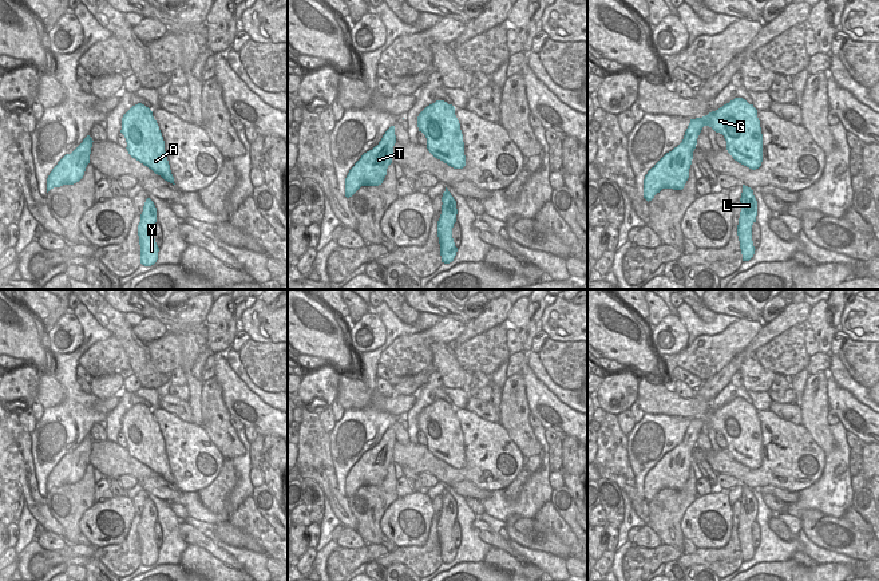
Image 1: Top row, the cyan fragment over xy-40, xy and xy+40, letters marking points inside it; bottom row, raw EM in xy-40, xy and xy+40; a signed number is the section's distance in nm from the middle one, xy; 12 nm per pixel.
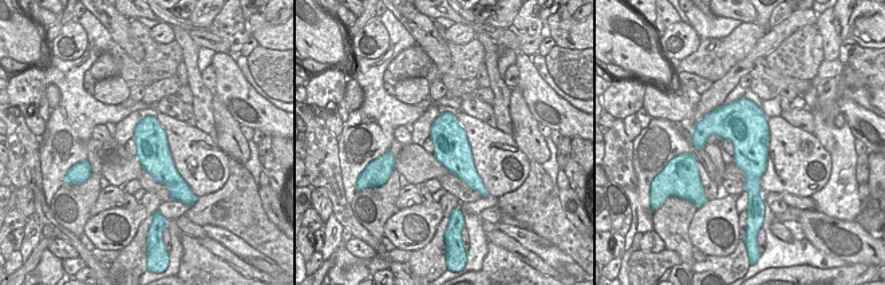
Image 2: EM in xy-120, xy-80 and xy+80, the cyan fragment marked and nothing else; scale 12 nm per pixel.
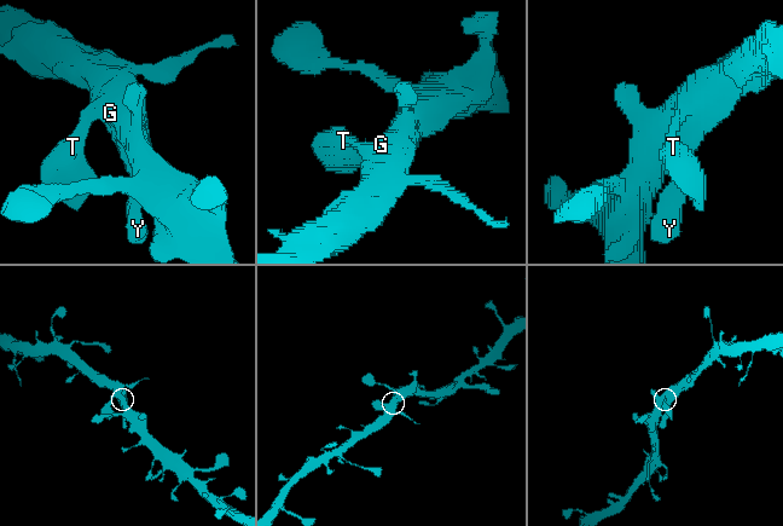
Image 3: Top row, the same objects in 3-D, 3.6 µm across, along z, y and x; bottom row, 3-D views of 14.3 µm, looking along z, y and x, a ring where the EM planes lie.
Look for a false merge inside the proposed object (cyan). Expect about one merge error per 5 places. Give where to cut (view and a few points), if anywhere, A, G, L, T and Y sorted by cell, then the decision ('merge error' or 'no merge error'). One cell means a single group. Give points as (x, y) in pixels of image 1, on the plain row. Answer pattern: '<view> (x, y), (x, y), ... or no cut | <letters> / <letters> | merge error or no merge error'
no cut | A G L T Y | no merge error

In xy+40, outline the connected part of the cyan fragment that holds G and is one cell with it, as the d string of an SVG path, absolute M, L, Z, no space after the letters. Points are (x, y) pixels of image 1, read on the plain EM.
M735 398L702 418L690 419L682 442L666 452L645 475L644 498L649 502L662 489L682 490L704 426L724 435L726 450L739 463L756 470L763 462L763 434L757 410L743 398Z

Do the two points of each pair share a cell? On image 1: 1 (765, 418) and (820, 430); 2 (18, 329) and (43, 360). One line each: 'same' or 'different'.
1: different
2: same

